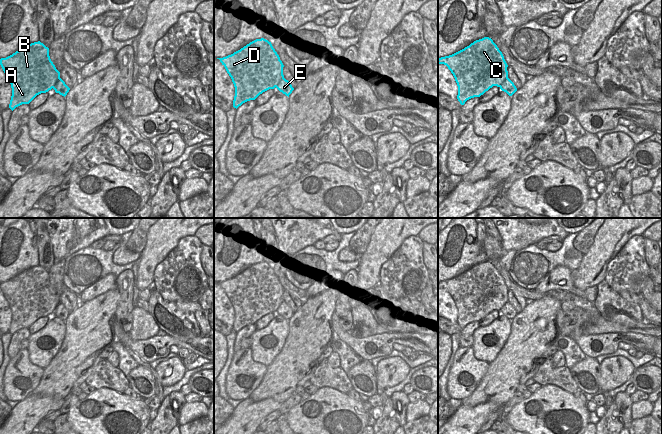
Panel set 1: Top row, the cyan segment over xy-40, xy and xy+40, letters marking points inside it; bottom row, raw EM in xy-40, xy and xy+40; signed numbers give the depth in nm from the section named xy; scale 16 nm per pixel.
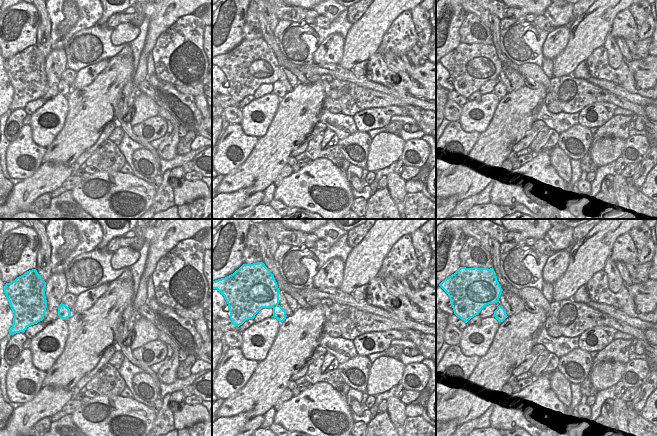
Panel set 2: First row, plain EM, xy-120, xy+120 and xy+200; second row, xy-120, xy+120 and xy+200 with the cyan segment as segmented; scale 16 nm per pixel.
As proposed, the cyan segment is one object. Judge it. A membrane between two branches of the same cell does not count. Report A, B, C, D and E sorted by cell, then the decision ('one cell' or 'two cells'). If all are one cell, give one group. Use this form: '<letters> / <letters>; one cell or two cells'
A B C D / E; two cells

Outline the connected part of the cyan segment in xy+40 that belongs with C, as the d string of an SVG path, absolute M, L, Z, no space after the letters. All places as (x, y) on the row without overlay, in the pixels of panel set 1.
M489 261L476 264L464 273L438 283L453 298L458 310L457 323L461 329L474 321L480 321L493 310L499 311L508 302L507 287L502 276Z

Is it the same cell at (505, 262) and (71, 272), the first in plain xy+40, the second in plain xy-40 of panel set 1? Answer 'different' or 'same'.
different

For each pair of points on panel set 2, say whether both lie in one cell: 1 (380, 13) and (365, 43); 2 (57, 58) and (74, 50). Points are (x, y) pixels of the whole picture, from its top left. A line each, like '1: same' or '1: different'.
1: same
2: different

